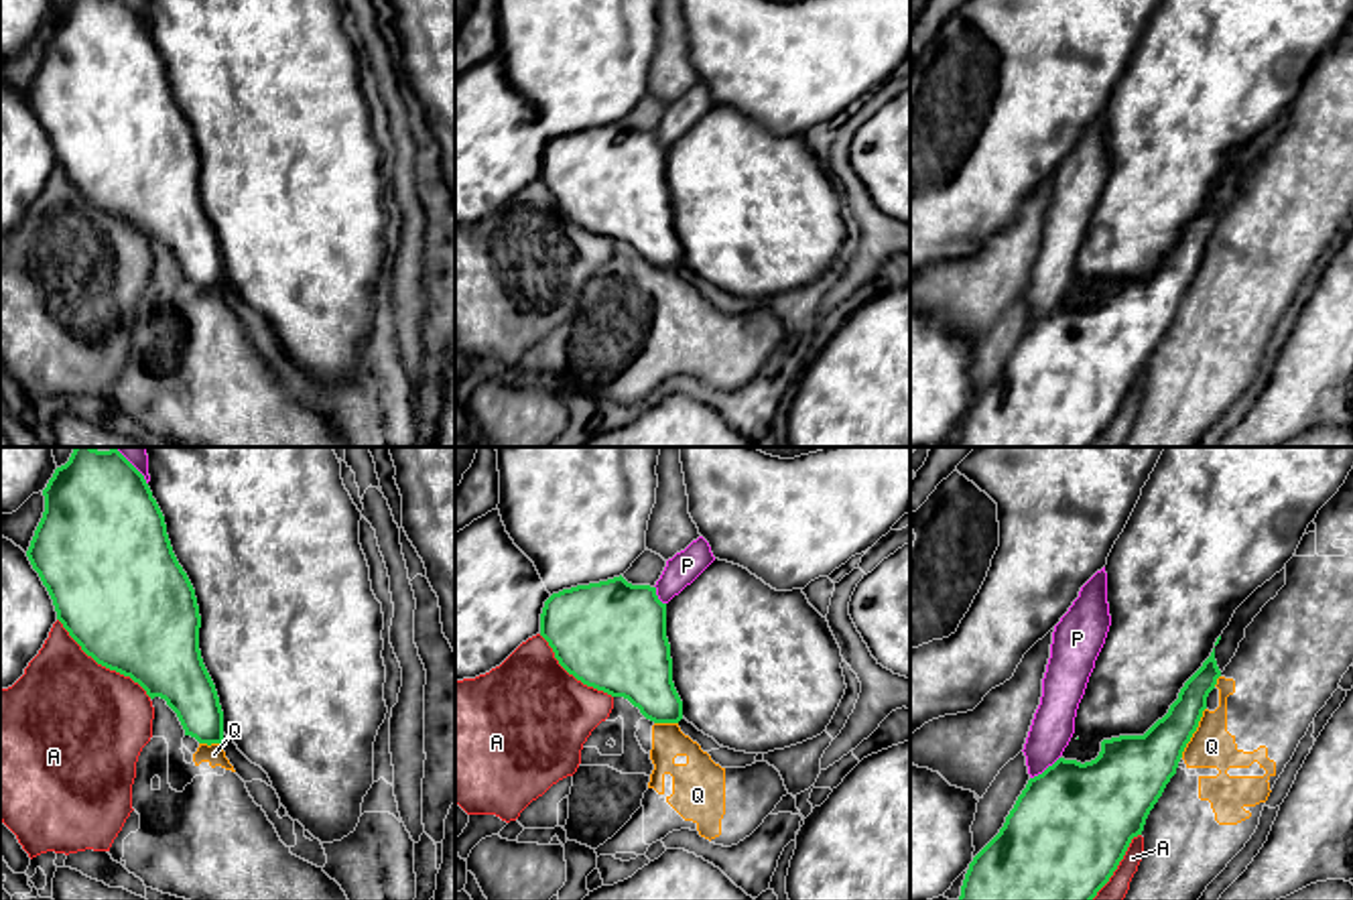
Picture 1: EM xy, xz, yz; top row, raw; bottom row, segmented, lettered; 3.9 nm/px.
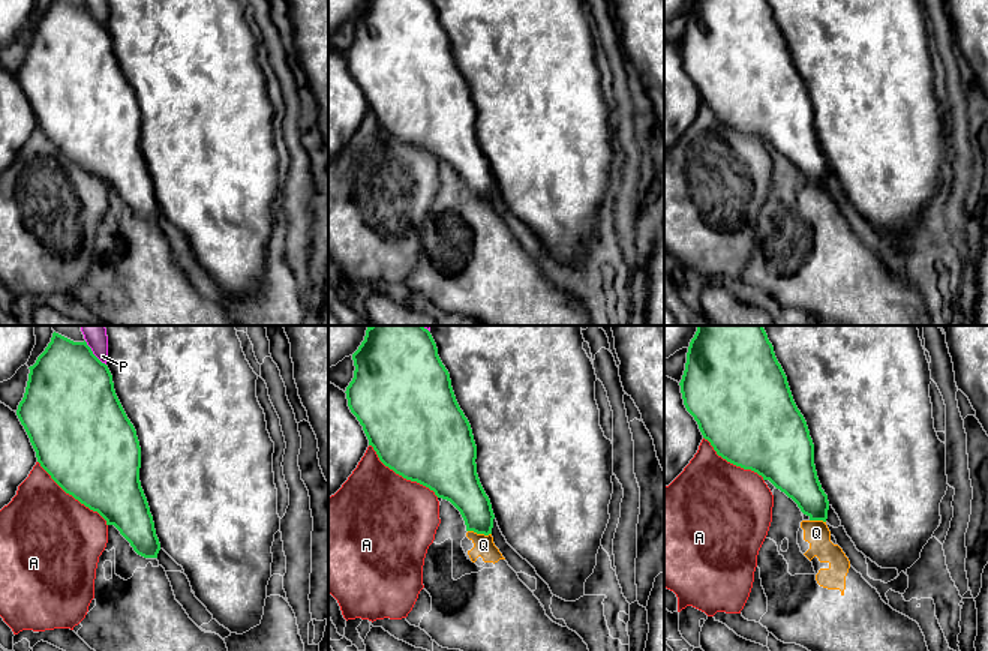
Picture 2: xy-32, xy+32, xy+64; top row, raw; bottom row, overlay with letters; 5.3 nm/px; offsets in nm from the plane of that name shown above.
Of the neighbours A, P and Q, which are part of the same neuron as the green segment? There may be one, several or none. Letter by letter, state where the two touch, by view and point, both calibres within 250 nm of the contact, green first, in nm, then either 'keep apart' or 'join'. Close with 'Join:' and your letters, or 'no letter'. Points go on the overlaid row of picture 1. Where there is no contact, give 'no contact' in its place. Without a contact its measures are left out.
A: contact xy (102, 665); calibres 500 and 500 nm; keep apart
P: contact yz (1047, 768); calibres 480 and 170 nm; keep apart
Q: contact yz (1195, 730); calibres 240 and 180 nm; keep apart
Join: no letter

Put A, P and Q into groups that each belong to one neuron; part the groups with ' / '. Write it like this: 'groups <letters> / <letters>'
groups A / P / Q

